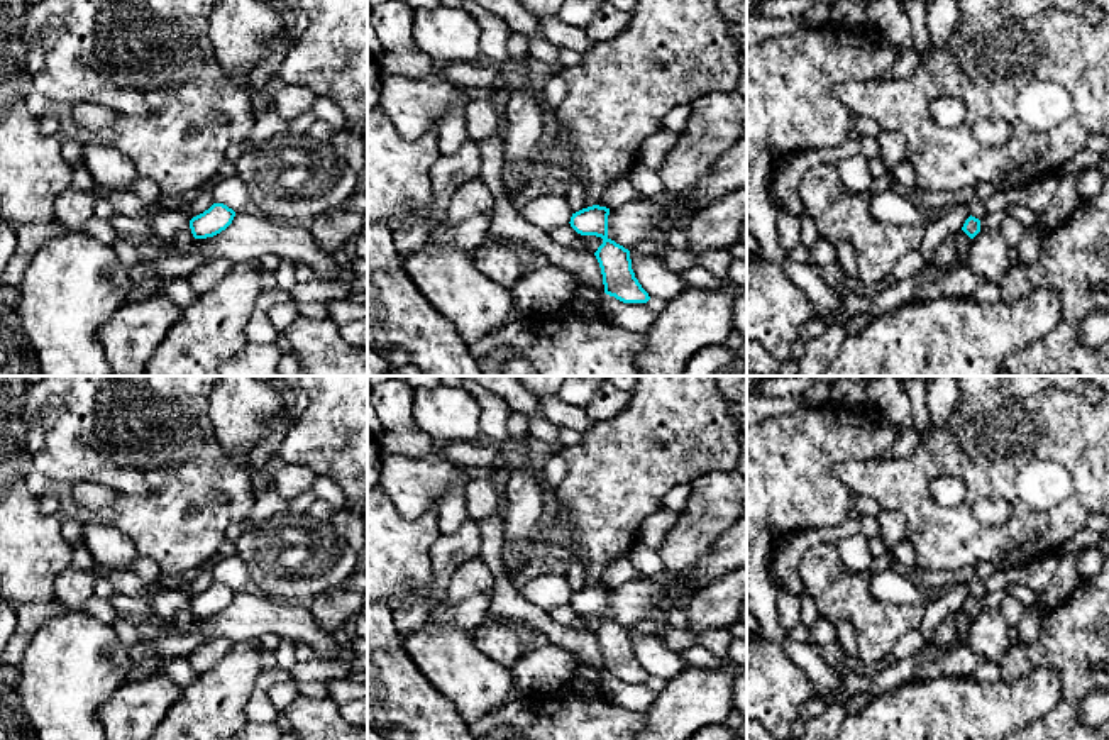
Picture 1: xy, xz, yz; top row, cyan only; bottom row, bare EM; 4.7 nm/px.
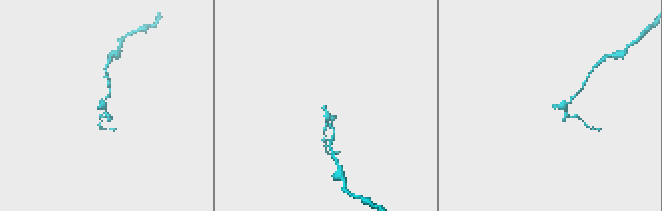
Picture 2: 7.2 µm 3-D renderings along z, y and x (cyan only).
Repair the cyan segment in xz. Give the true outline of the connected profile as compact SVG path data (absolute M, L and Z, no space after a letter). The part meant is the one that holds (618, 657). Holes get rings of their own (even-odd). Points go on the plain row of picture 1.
M593 584L572 593L569 603L581 615L603 618L594 635L601 647L604 672L623 682L647 682L650 676L635 657L630 630L608 616L608 594L610 588Z

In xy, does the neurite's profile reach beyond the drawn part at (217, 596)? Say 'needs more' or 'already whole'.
already whole

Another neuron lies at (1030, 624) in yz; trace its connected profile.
M1036 599L1026 608L1023 618L1018 623L1019 642L1033 643L1040 635L1040 627L1048 610Z

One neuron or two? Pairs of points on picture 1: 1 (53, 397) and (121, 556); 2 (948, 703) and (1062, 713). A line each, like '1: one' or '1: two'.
1: two
2: two

